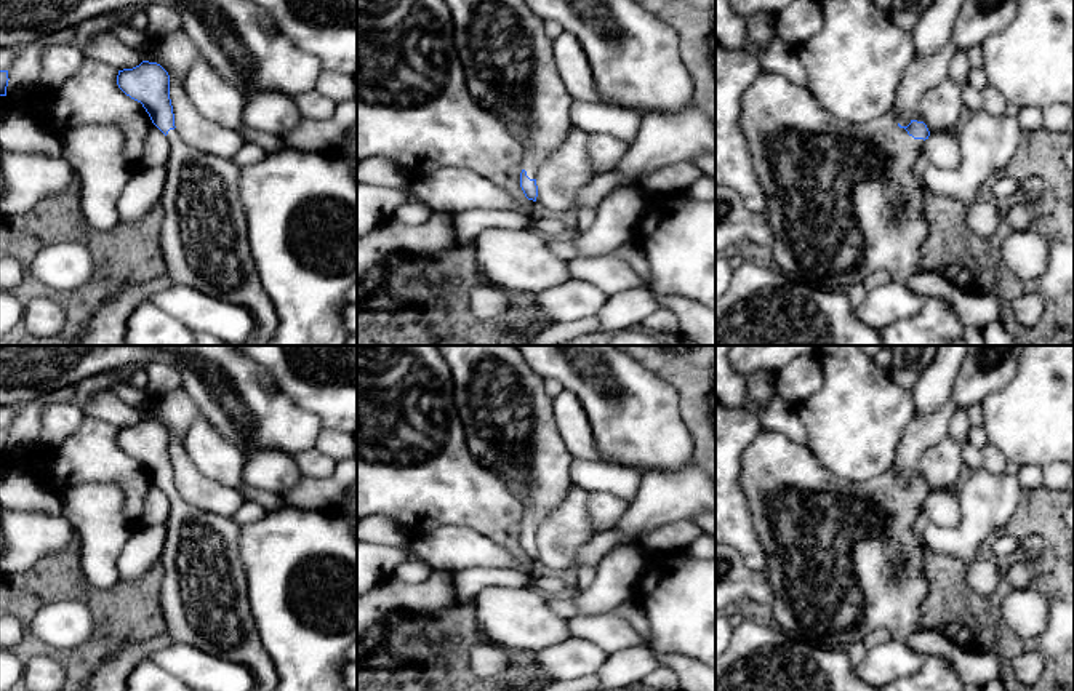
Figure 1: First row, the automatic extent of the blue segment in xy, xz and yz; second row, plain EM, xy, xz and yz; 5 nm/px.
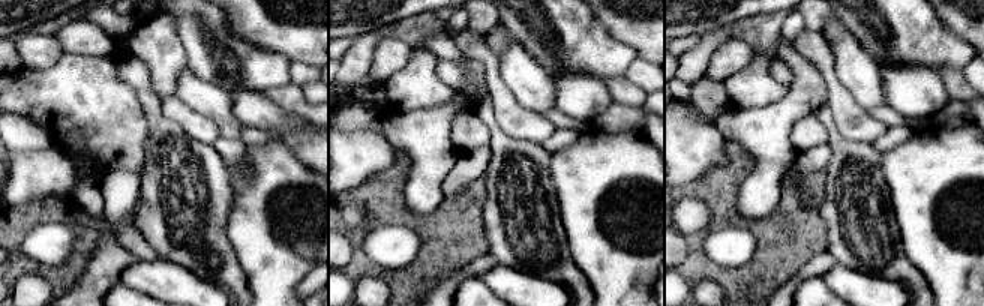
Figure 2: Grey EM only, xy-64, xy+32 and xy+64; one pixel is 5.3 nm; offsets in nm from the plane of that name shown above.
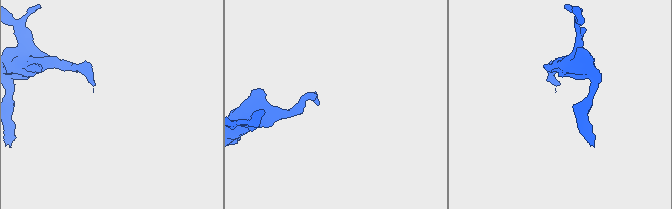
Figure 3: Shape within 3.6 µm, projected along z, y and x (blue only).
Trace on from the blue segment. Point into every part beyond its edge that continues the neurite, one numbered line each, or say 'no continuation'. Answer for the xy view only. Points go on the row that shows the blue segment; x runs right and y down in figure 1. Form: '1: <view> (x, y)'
1: xy (204, 239)

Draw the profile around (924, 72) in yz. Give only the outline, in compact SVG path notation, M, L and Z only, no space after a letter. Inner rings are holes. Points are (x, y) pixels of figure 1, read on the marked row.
M949 38L943 50L930 56L914 54L903 75L890 112L896 125L908 126L912 120L924 122L919 106L920 98L925 91L948 78L954 53L956 46L952 38Z

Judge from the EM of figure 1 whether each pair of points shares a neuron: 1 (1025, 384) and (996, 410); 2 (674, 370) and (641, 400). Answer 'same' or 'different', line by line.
1: same
2: different

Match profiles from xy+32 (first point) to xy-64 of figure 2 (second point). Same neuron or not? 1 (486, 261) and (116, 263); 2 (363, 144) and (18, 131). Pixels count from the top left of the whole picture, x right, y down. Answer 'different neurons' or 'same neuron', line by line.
1: same neuron
2: different neurons

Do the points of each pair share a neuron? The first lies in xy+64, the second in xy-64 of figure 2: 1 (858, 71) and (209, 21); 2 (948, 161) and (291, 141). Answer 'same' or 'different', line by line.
1: different
2: different

